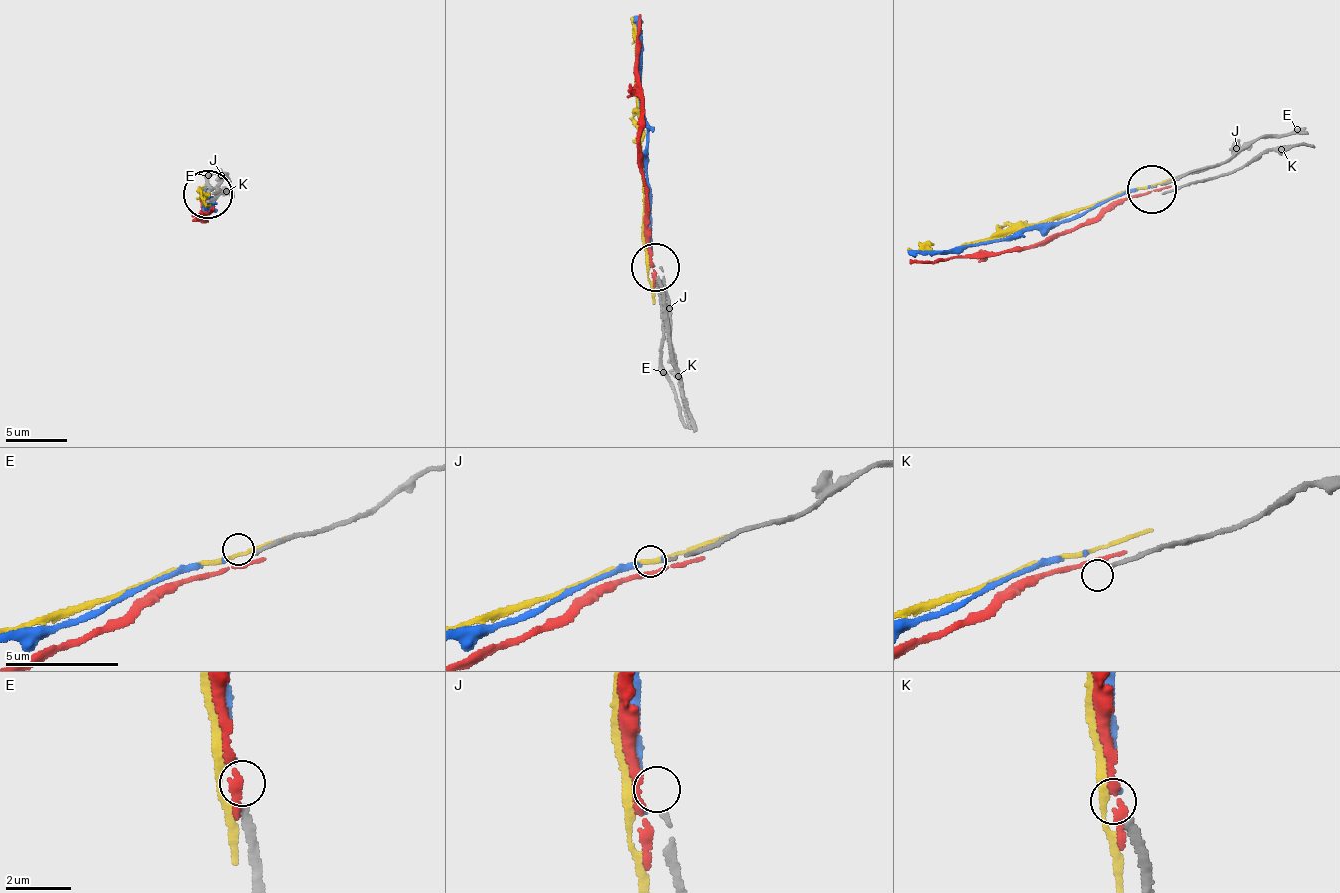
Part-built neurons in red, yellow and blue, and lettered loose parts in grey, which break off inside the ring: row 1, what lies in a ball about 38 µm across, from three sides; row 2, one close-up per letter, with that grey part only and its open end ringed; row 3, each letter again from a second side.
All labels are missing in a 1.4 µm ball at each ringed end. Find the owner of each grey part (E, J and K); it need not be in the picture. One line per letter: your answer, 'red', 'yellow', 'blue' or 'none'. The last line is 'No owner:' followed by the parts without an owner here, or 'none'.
E: blue
J: none
K: none
No owner: J, K

